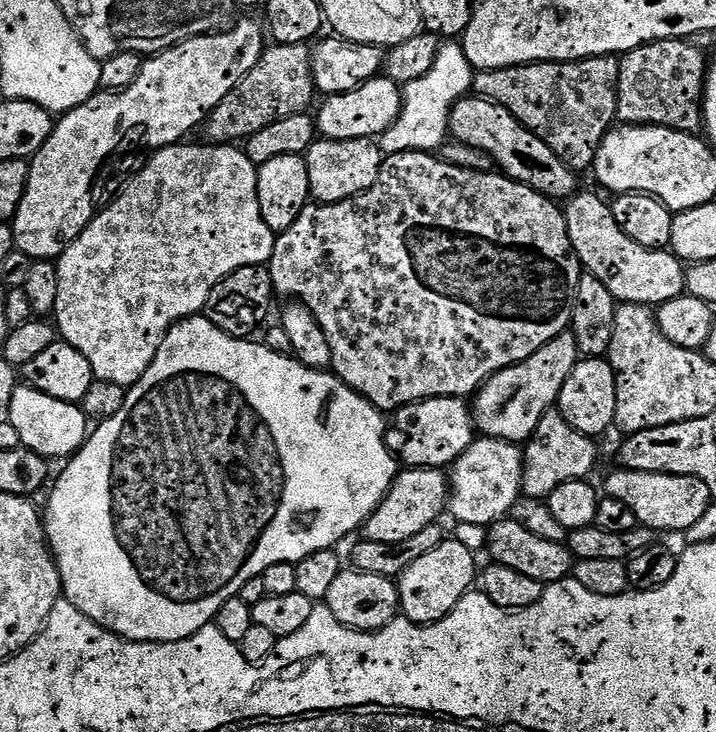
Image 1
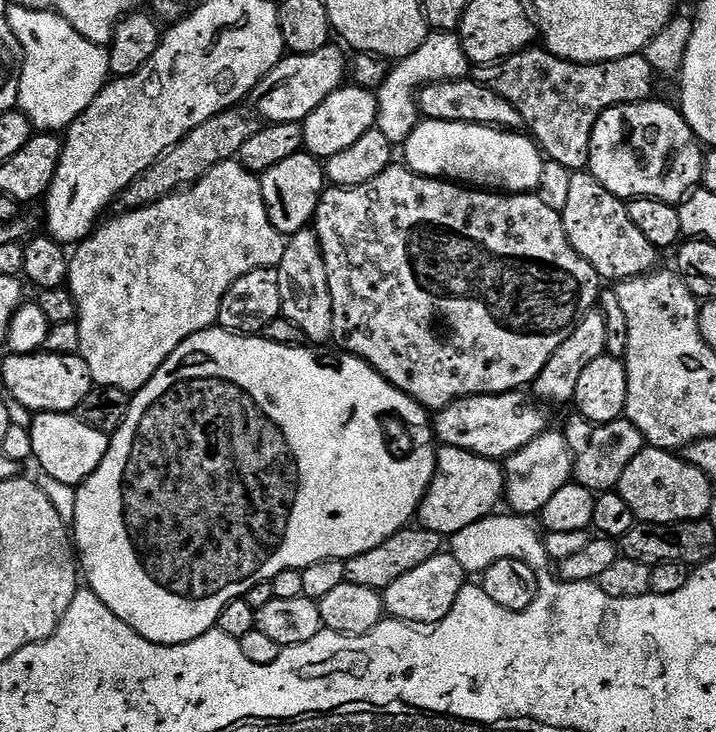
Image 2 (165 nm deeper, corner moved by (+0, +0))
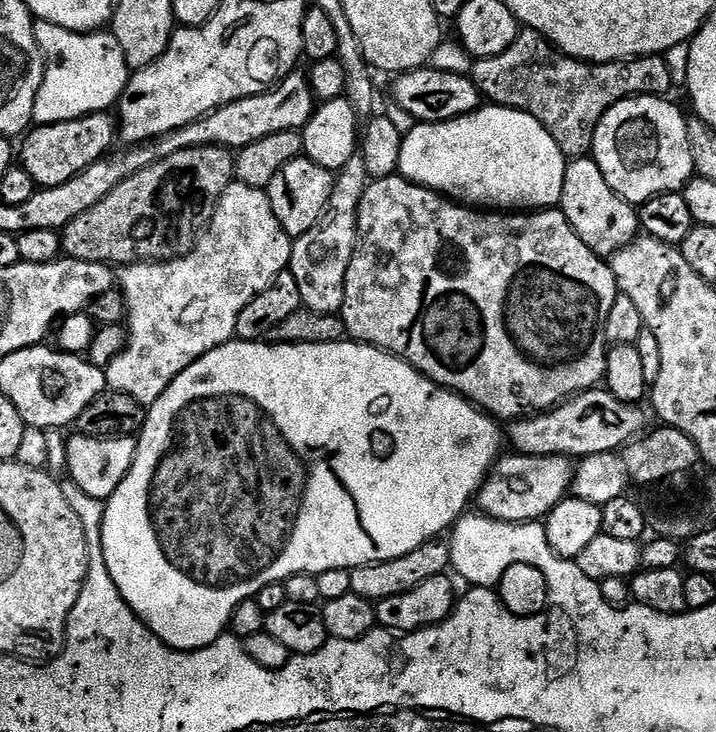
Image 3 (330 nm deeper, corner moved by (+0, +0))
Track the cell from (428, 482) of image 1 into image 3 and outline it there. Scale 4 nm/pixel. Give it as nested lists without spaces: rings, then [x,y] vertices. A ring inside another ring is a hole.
[[[501,455],[488,469],[474,496],[474,504],[485,516],[515,524],[536,522],[547,517],[548,512],[565,499],[572,474],[566,456],[512,456]],[[504,456],[504,457],[503,457]],[[540,516],[540,517],[539,517]]]

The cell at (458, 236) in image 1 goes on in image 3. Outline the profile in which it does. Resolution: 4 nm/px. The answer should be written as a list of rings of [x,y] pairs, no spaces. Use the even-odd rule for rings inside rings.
[[[402,175],[382,176],[373,179],[360,198],[356,214],[356,245],[352,251],[350,266],[346,270],[344,304],[338,315],[344,321],[345,333],[353,341],[391,352],[405,360],[411,368],[417,368],[427,380],[433,380],[441,388],[459,392],[465,400],[493,417],[516,418],[525,410],[547,410],[571,394],[587,392],[588,389],[597,387],[604,379],[606,352],[603,347],[600,349],[596,345],[596,336],[598,340],[602,332],[602,309],[612,303],[618,289],[609,261],[604,258],[599,260],[595,254],[597,253],[586,242],[582,242],[582,238],[578,238],[564,213],[556,208],[532,210],[527,214],[477,210],[410,182]]]

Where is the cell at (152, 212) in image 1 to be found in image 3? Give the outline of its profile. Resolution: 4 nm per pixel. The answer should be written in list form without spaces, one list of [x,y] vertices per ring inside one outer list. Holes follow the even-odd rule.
[[[233,182],[224,191],[220,201],[216,203],[216,209],[207,228],[200,233],[196,243],[189,248],[184,256],[167,258],[168,260],[162,261],[161,264],[137,262],[121,267],[118,272],[118,291],[124,296],[126,309],[126,343],[124,349],[118,354],[118,358],[114,358],[108,364],[106,369],[107,387],[111,391],[121,392],[130,398],[134,398],[140,404],[151,406],[164,393],[166,386],[170,386],[170,382],[174,382],[174,378],[178,378],[178,374],[182,374],[182,370],[186,370],[186,366],[190,366],[202,354],[206,354],[210,350],[228,343],[229,340],[236,336],[238,314],[241,310],[258,294],[262,294],[262,290],[266,290],[266,286],[270,286],[270,282],[274,282],[274,278],[278,278],[280,272],[288,268],[288,263],[292,257],[292,241],[293,237],[288,236],[286,230],[282,230],[278,218],[274,218],[274,210],[270,206],[270,198],[267,191],[263,188],[255,188],[254,186]]]

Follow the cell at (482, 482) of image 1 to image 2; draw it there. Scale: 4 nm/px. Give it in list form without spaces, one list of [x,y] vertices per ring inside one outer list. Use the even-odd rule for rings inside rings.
[[[546,430],[538,438],[528,443],[522,450],[507,457],[505,469],[505,497],[515,513],[537,515],[546,503],[568,484],[574,474],[575,457],[569,450],[569,442],[565,433]]]

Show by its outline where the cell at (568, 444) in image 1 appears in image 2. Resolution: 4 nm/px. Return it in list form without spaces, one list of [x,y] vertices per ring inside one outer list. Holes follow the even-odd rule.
[[[579,414],[573,416],[573,420],[566,428],[566,435],[569,450],[575,457],[575,483],[589,488],[594,494],[615,489],[630,462],[645,451],[645,436],[627,418],[593,427],[583,416]]]

